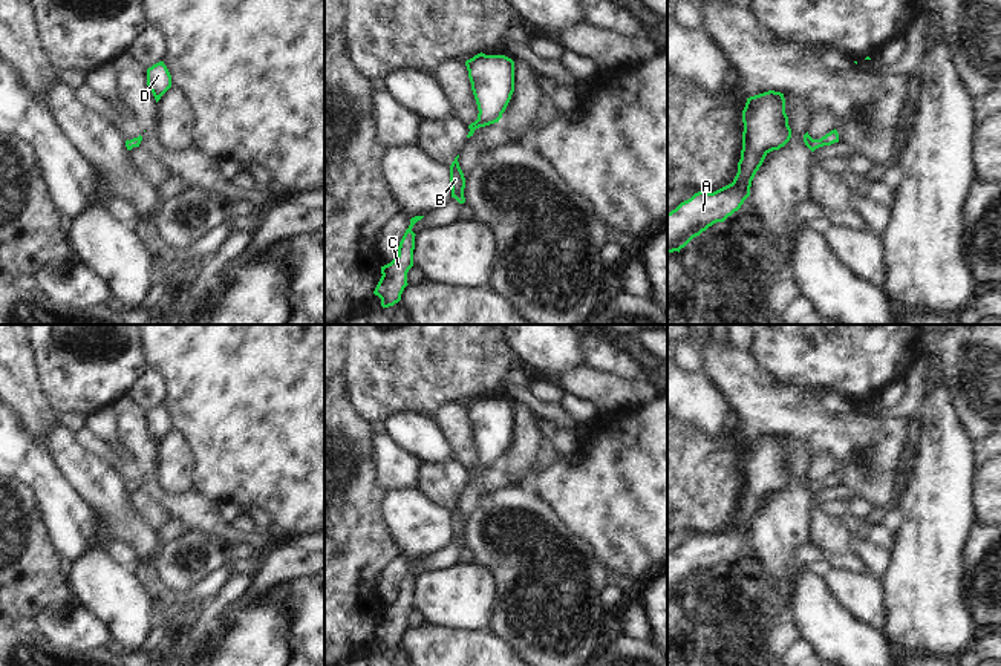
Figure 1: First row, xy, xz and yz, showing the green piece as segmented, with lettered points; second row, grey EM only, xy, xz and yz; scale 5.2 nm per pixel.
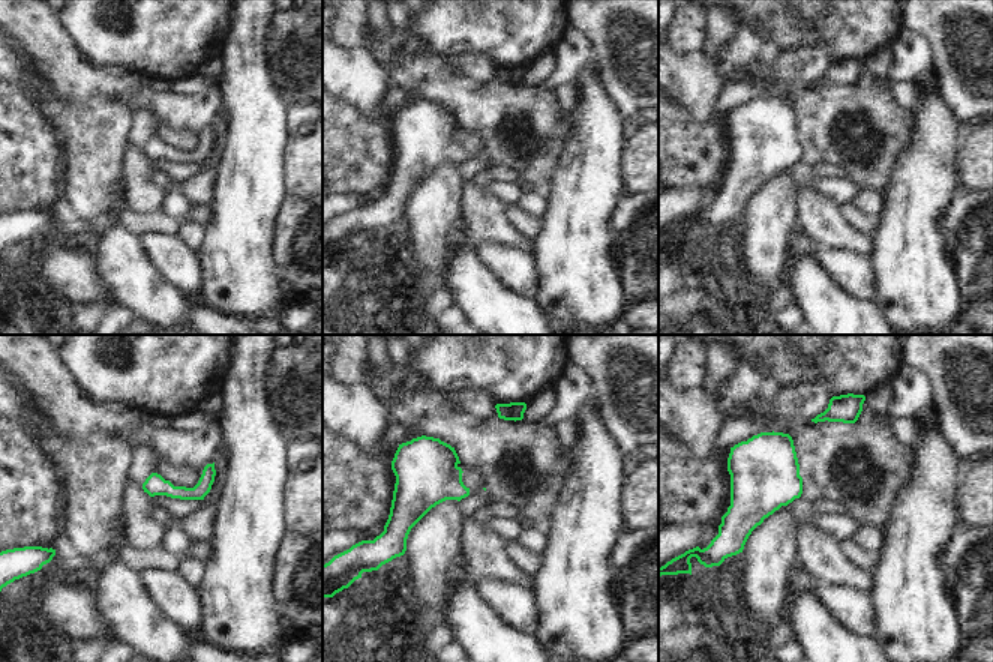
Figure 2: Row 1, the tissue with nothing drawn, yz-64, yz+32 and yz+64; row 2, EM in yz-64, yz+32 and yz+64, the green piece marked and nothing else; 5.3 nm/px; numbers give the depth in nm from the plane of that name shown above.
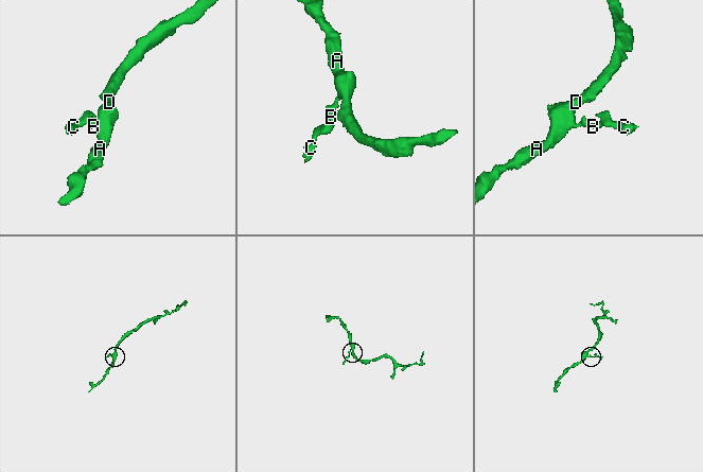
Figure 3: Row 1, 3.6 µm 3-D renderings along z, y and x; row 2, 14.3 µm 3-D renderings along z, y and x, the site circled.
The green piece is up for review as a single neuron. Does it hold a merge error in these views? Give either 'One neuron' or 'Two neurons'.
One neuron.

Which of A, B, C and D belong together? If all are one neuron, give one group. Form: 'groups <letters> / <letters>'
groups A B C D

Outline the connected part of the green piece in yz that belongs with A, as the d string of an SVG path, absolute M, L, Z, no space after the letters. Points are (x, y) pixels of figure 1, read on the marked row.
M781 92L747 98L742 122L742 150L733 182L713 193L698 191L667 213L667 253L680 253L693 237L738 211L750 196L752 181L765 156L791 138Z

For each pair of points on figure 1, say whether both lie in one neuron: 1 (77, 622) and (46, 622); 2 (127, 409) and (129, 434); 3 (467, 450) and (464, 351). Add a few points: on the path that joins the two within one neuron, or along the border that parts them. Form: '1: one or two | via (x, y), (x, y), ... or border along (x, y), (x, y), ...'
1: one | via (69, 625), (54, 622)
2: one | via (129, 415), (129, 427)
3: two | border along (464, 403), (444, 401), (430, 415)

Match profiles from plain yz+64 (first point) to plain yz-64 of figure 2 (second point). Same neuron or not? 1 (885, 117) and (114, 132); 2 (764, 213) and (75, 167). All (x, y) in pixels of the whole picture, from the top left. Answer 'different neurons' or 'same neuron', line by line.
1: different neurons
2: same neuron

